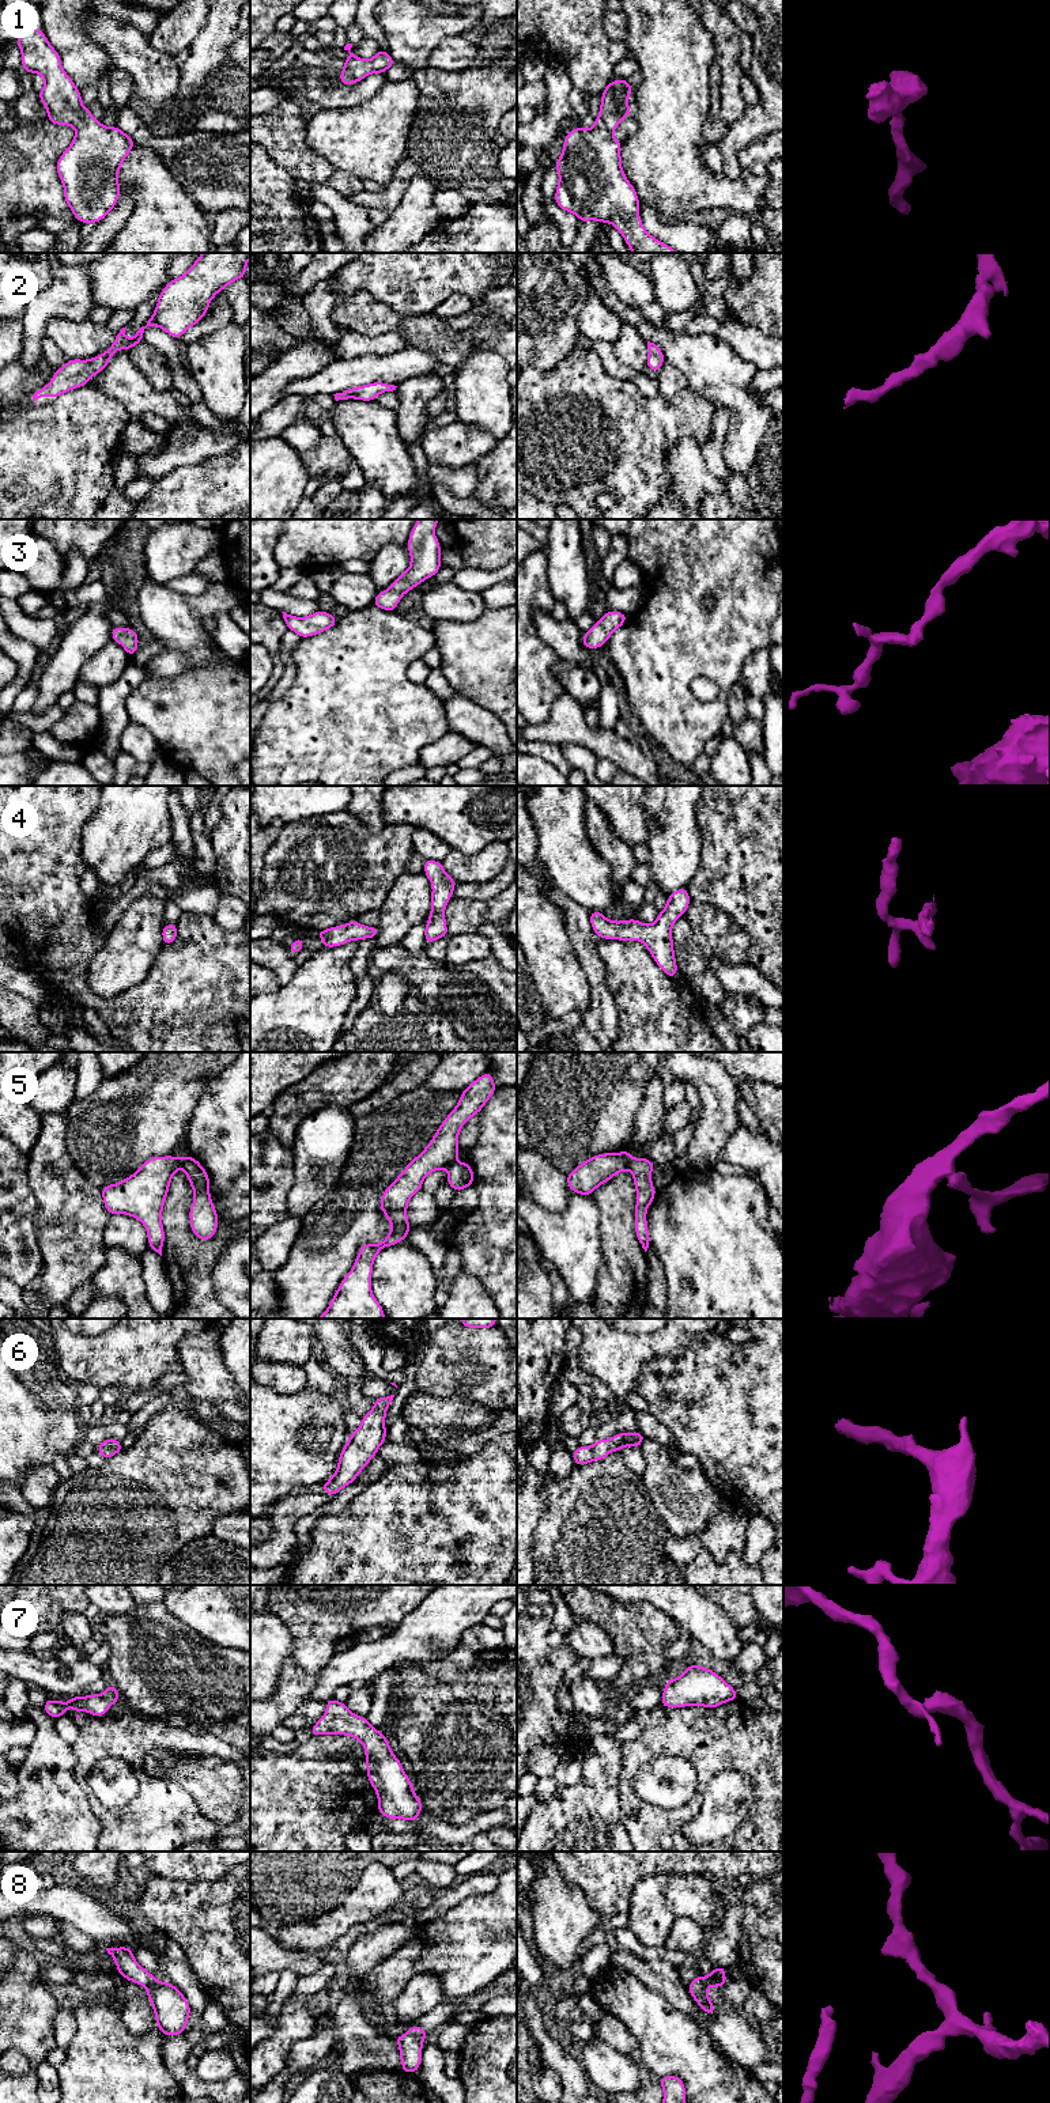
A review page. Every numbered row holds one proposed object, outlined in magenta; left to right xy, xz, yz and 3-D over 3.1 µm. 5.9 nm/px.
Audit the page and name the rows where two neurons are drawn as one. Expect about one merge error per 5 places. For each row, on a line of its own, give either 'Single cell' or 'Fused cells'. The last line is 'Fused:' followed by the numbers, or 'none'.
1: Single cell
2: Single cell
3: Single cell
4: Single cell
5: Fused cells
6: Single cell
7: Single cell
8: Single cell
Fused: 5

